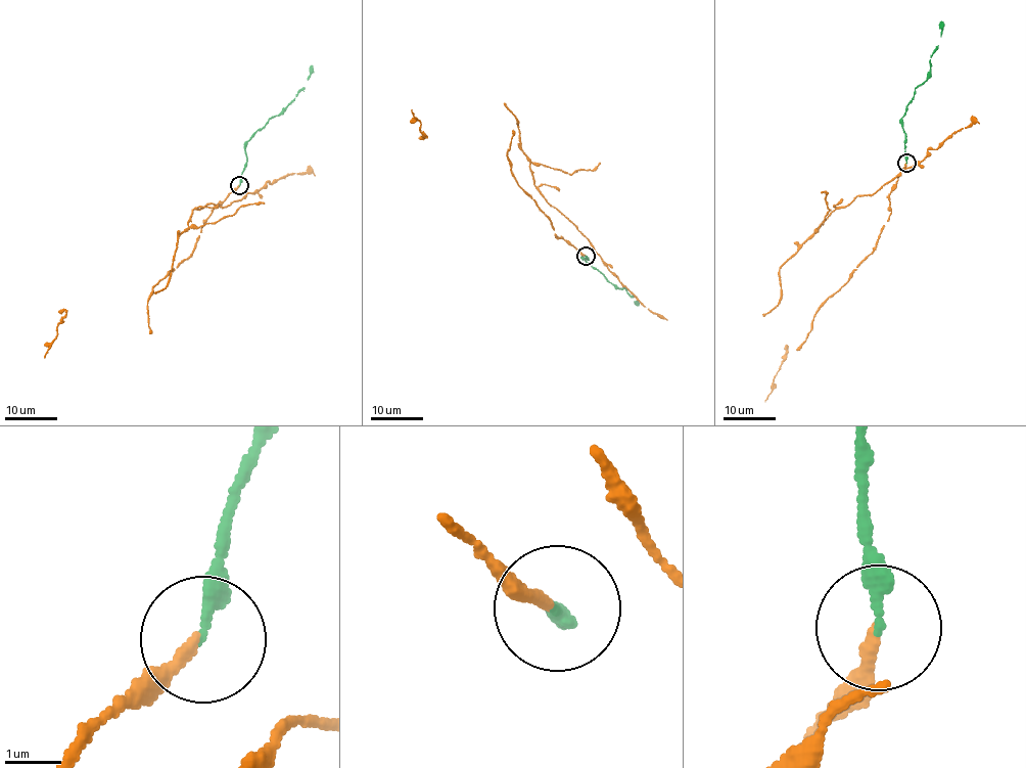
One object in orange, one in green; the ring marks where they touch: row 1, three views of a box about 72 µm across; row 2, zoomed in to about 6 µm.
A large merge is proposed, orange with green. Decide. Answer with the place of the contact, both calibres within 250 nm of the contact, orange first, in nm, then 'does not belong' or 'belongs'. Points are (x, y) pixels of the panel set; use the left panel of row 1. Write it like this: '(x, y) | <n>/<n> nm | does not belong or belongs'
(239, 185) | 200/200 nm | belongs

